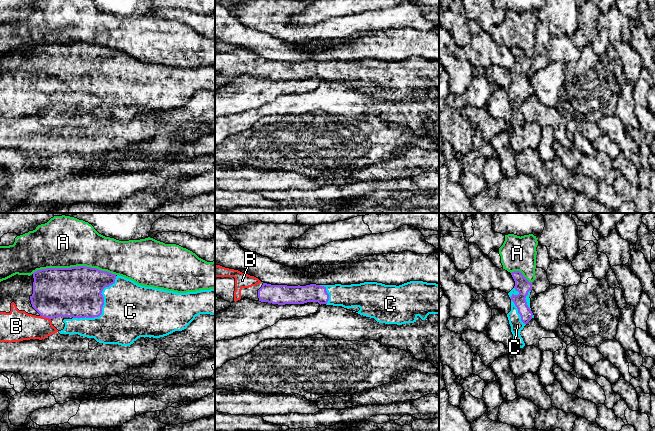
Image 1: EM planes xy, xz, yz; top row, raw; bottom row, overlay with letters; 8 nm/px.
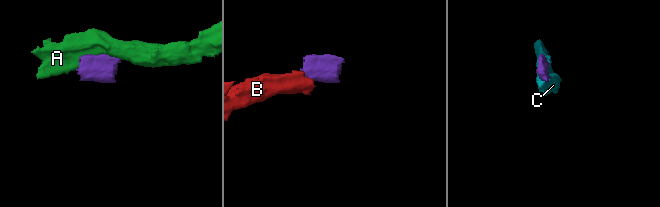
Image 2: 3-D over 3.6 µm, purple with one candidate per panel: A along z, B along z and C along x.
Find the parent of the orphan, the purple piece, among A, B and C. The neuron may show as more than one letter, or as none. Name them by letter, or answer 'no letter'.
B, C

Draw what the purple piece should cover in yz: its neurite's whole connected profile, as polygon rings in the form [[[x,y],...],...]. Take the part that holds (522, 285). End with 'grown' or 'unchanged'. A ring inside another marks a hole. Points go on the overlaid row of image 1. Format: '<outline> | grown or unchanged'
[[[520,271],[511,273],[515,286],[508,293],[511,299],[511,311],[507,314],[514,342],[523,348],[525,343],[520,335],[524,326],[534,318],[530,308],[530,292],[532,283],[529,282]]] | grown

